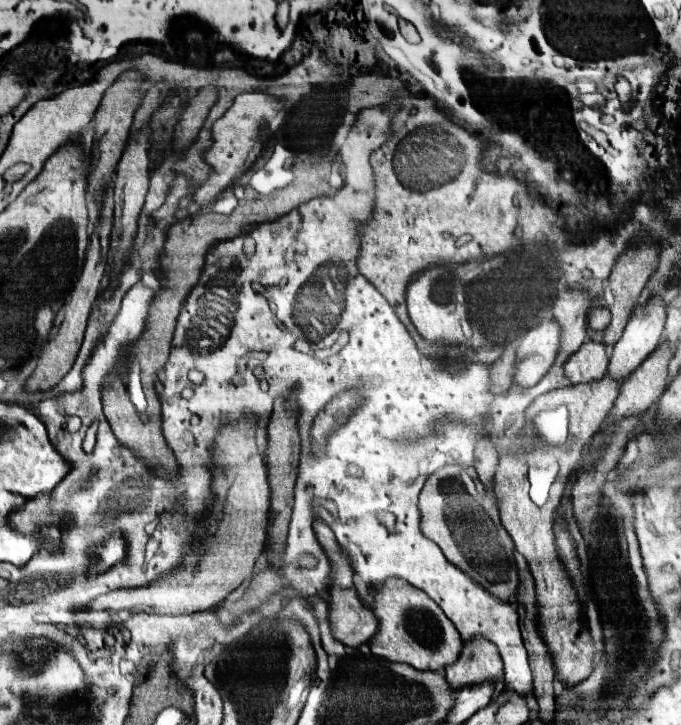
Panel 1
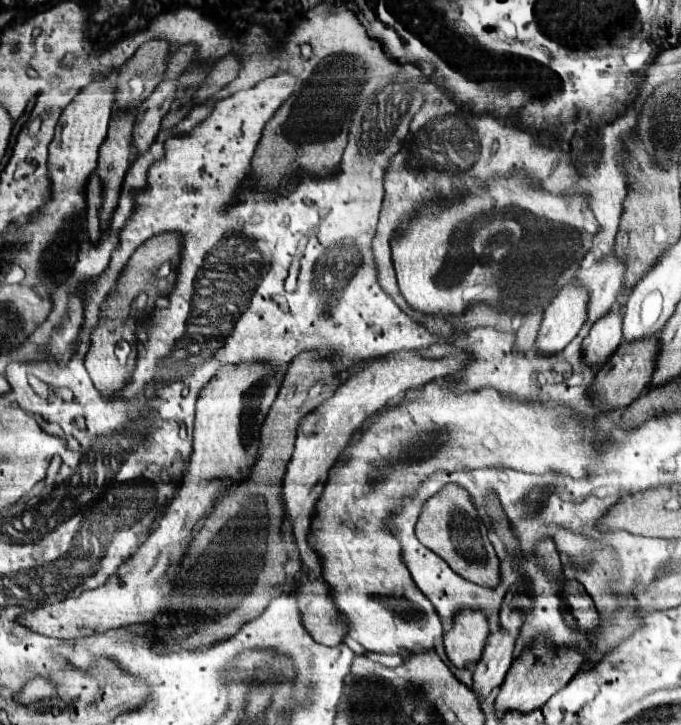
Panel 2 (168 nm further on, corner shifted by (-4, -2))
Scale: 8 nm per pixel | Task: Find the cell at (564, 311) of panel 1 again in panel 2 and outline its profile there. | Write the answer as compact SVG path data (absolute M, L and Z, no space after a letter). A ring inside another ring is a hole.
M616 254L606 256L596 264L592 264L590 268L580 270L576 274L576 282L590 296L586 324L592 326L614 306L622 290L622 274L624 274L624 264Z

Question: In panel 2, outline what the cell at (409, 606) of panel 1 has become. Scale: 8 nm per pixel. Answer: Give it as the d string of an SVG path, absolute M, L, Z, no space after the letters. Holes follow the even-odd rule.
M426 386L418 402L402 402L402 406L388 408L352 446L344 450L346 462L330 470L330 478L318 502L310 546L324 562L324 578L332 586L338 610L346 616L350 626L348 634L356 642L368 652L398 654L402 660L410 660L414 654L434 650L434 642L444 636L436 608L418 590L410 572L402 566L402 558L398 558L398 540L392 534L386 534L386 514L394 510L394 502L400 502L402 494L410 494L418 482L424 482L436 470L454 472L458 468L504 466L530 474L562 472L574 478L586 476L588 456L596 448L596 422L582 416L568 416L568 410L570 408L564 406L508 402L490 388L480 390L478 394L456 396L450 394L450 390L442 390L442 386ZM346 522L352 522L356 530L348 528Z

